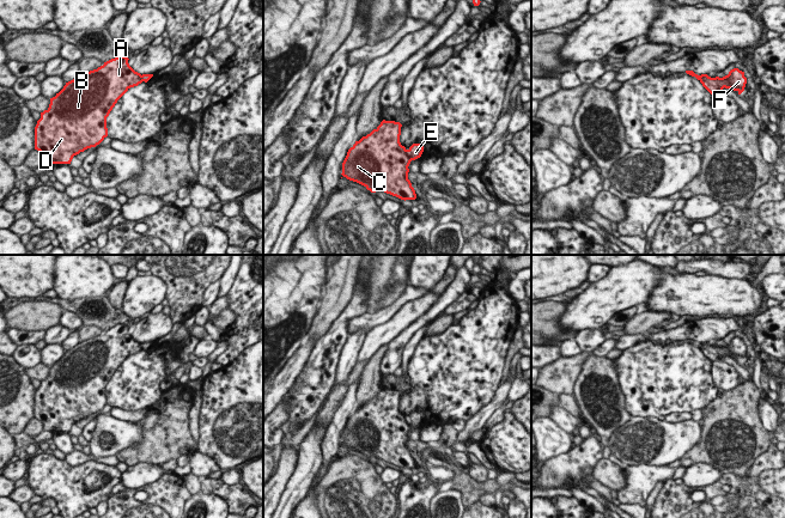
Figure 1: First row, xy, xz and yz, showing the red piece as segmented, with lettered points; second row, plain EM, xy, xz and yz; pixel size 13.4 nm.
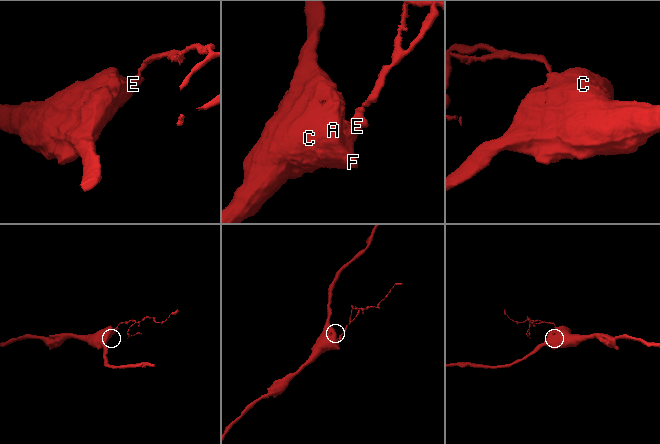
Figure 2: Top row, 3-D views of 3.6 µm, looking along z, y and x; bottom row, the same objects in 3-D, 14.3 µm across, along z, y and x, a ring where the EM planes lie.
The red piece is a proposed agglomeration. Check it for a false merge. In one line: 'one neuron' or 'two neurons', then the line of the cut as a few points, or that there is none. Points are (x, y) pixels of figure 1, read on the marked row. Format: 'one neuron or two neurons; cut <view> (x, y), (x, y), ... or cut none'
two neurons; cut xz (407, 150), (412, 159)

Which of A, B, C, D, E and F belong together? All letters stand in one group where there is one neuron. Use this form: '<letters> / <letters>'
A B C D F / E

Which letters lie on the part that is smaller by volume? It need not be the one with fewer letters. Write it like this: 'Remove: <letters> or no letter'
Remove: E

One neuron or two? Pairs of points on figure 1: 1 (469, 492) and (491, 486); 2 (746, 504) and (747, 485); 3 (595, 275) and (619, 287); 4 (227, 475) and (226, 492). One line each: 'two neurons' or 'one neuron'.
1: one neuron
2: one neuron
3: two neurons
4: two neurons

